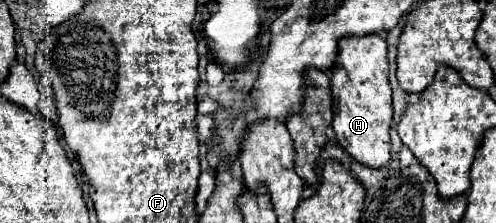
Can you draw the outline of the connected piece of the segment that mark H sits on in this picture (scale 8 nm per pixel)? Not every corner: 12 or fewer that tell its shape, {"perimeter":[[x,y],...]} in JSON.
{"perimeter":[[382,36],[340,40],[336,142],[356,162],[392,160]]}

